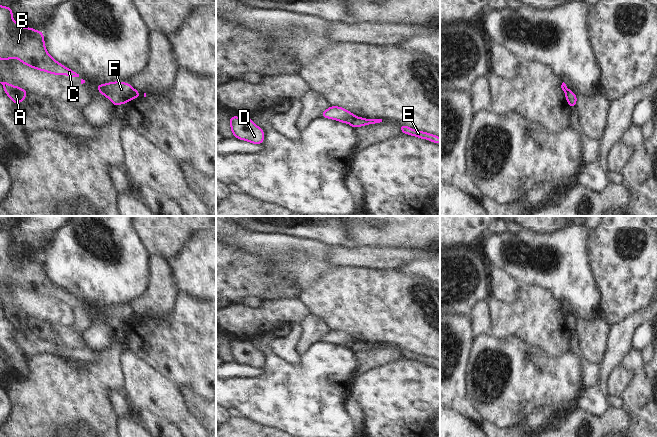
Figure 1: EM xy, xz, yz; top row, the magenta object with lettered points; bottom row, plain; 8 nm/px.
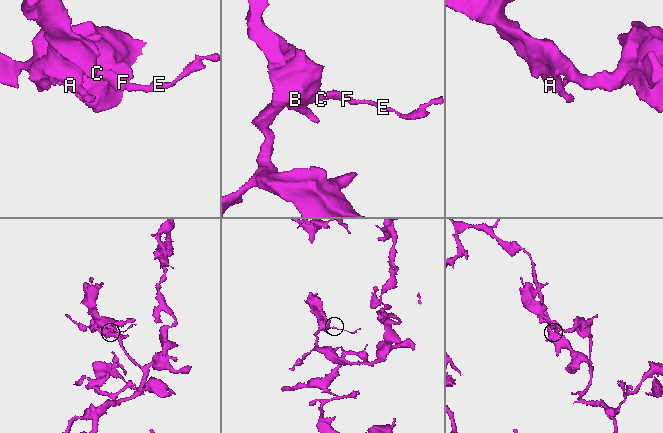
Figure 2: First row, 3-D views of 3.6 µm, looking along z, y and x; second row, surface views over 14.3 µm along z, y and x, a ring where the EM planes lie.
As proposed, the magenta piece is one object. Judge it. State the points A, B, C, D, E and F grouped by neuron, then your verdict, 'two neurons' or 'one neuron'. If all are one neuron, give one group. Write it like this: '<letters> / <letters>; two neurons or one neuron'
A B C D F / E; two neurons

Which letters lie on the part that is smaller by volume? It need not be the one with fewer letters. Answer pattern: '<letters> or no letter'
E

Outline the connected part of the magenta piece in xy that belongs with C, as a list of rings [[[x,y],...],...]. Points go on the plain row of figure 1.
[[[0,228],[0,284],[7,286],[10,282],[15,282],[28,291],[56,300],[66,299],[69,301],[79,301],[79,298],[56,285],[46,275],[43,259],[44,256],[31,251],[21,252],[19,247],[13,244],[11,231],[5,231]]]

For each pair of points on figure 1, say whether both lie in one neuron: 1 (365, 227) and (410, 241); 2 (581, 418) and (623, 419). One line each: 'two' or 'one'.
1: one
2: one

